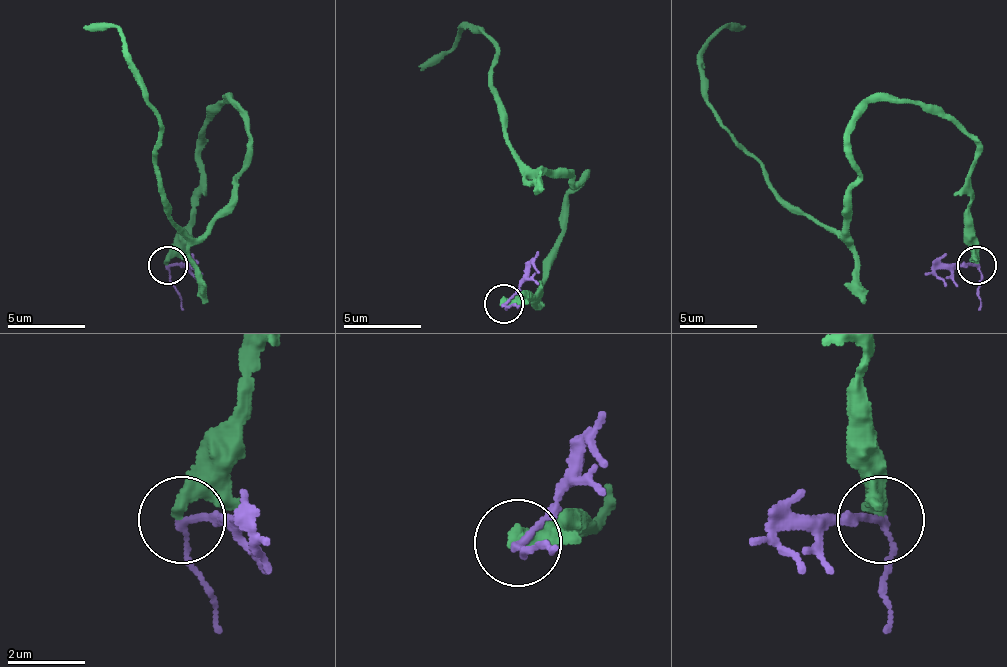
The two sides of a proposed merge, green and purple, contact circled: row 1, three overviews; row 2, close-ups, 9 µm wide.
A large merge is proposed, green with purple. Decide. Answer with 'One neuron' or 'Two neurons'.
Two neurons

